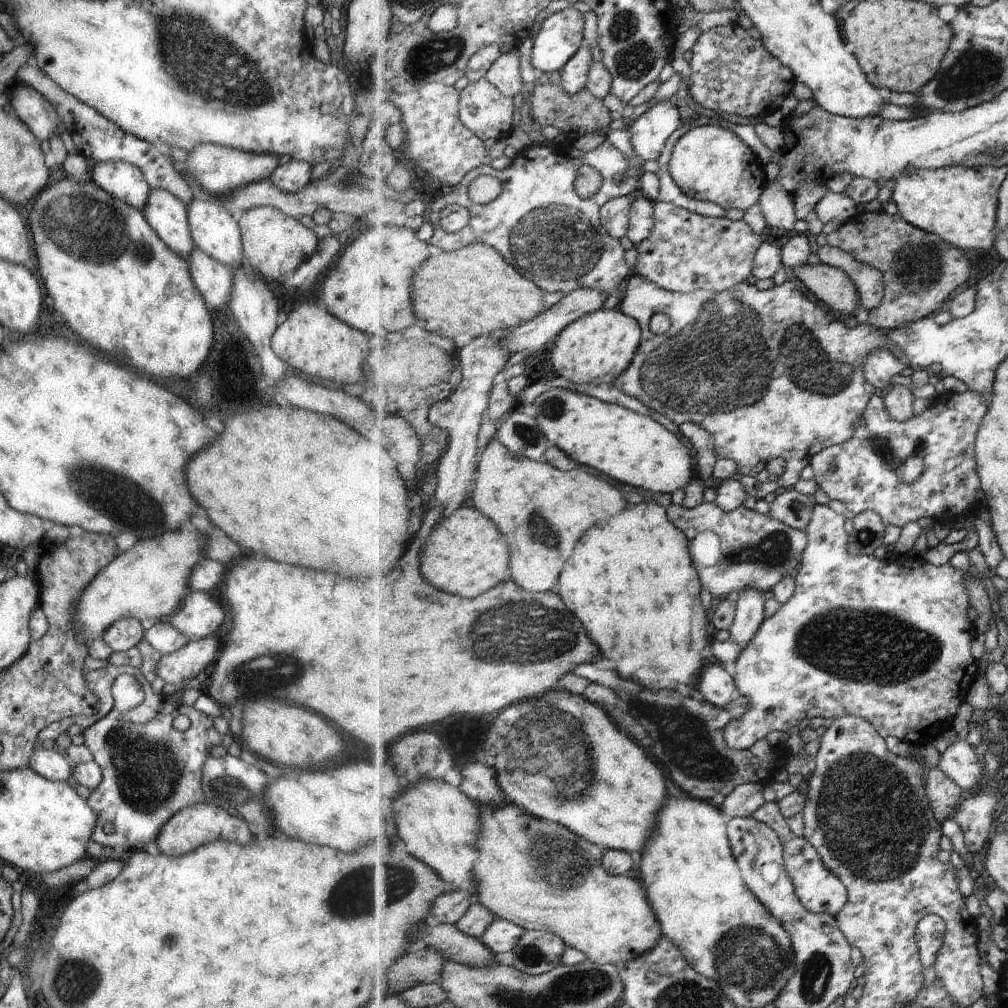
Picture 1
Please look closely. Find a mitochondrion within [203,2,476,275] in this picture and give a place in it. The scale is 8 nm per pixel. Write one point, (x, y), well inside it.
(429, 57)

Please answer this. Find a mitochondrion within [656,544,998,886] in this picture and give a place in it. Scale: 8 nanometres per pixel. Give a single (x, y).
(866, 812)

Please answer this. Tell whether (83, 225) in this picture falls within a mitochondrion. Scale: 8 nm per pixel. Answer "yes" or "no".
yes

